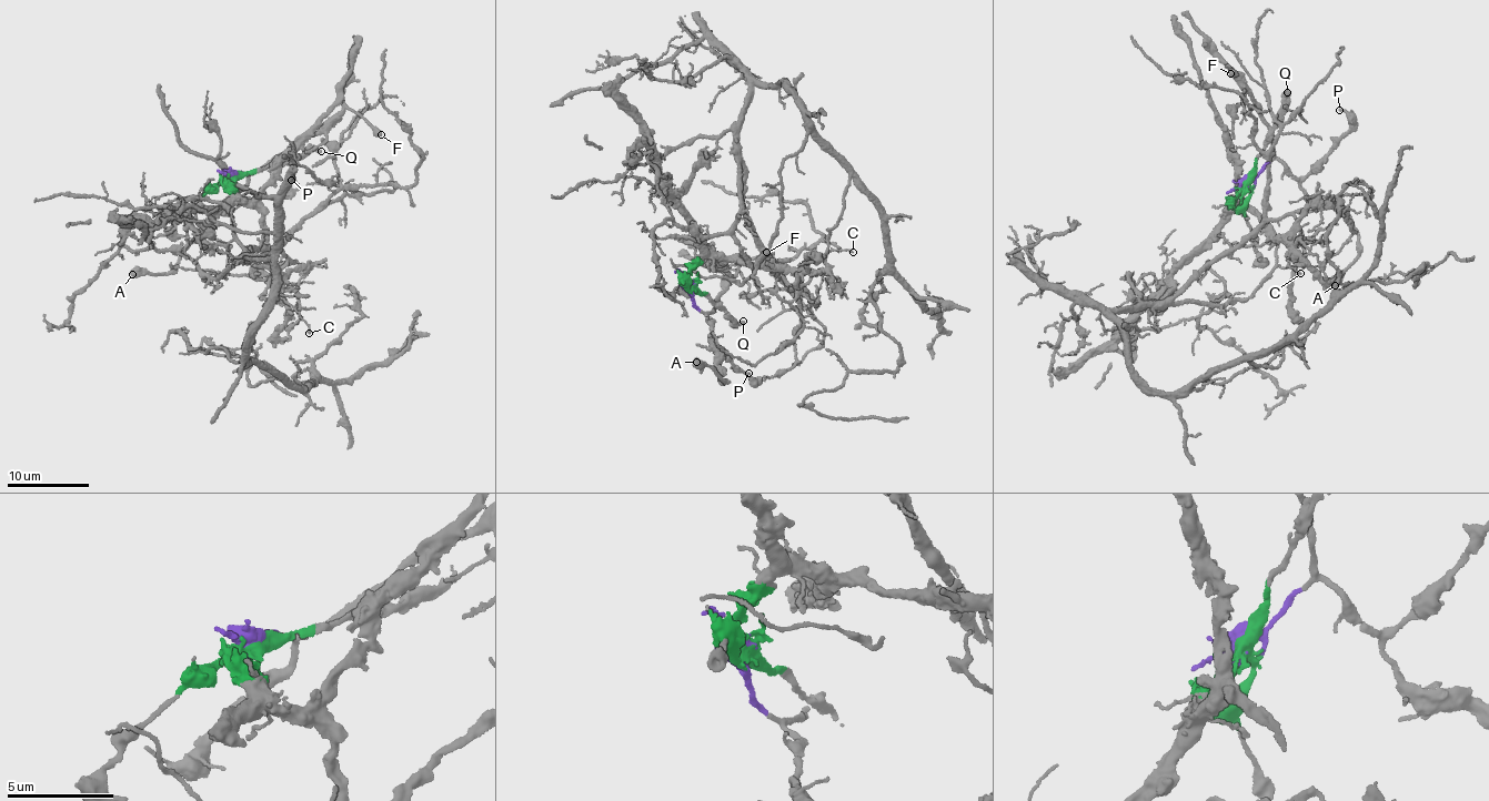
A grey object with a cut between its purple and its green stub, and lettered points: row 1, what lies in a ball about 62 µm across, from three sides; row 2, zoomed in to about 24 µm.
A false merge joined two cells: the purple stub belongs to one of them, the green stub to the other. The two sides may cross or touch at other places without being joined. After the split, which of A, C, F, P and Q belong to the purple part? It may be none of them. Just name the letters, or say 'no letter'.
A, F, P

